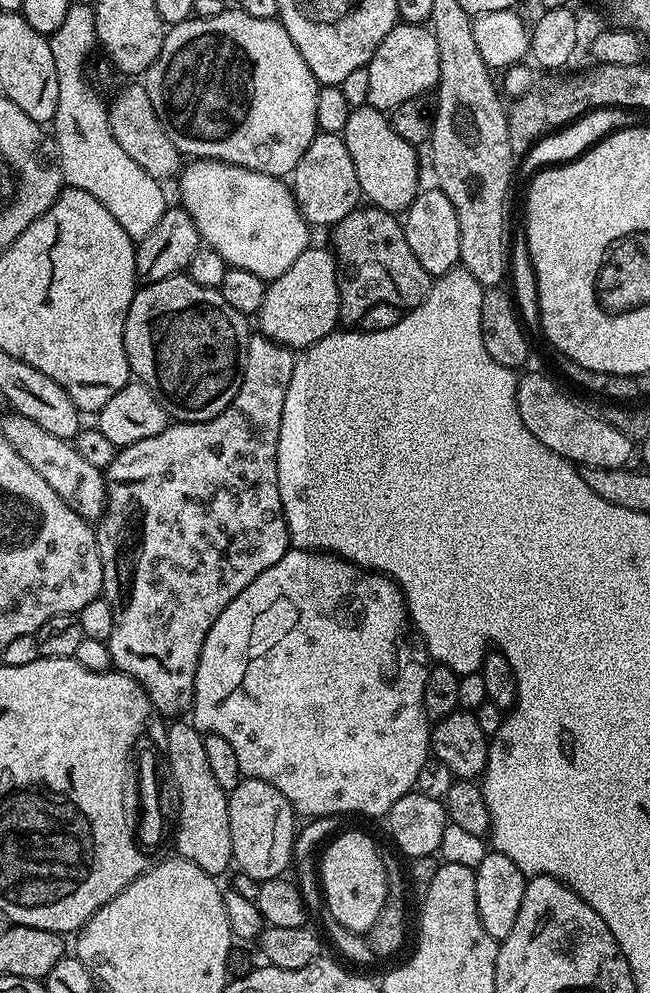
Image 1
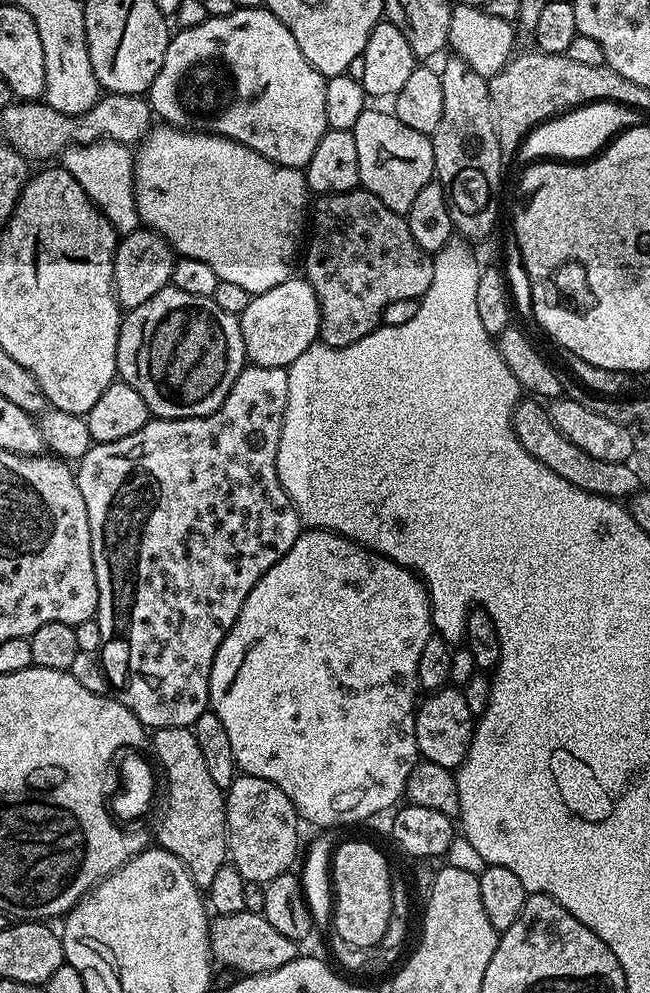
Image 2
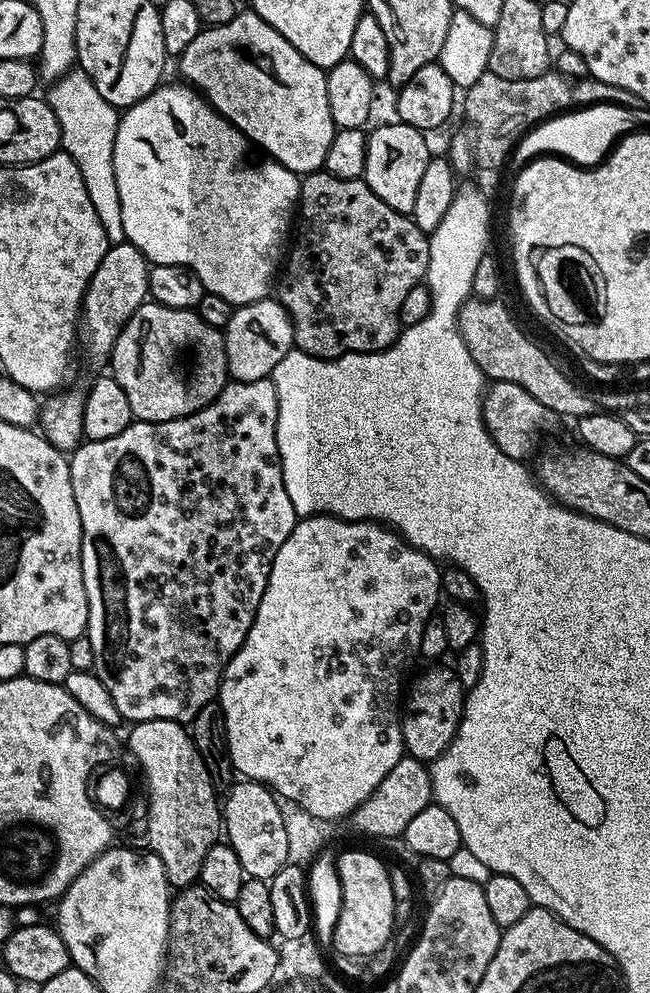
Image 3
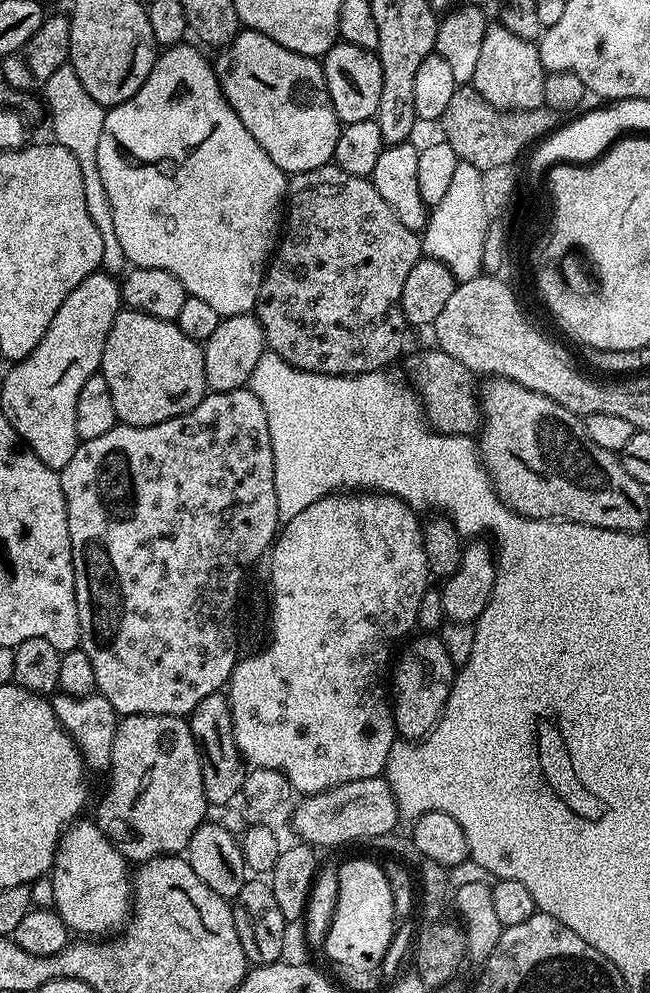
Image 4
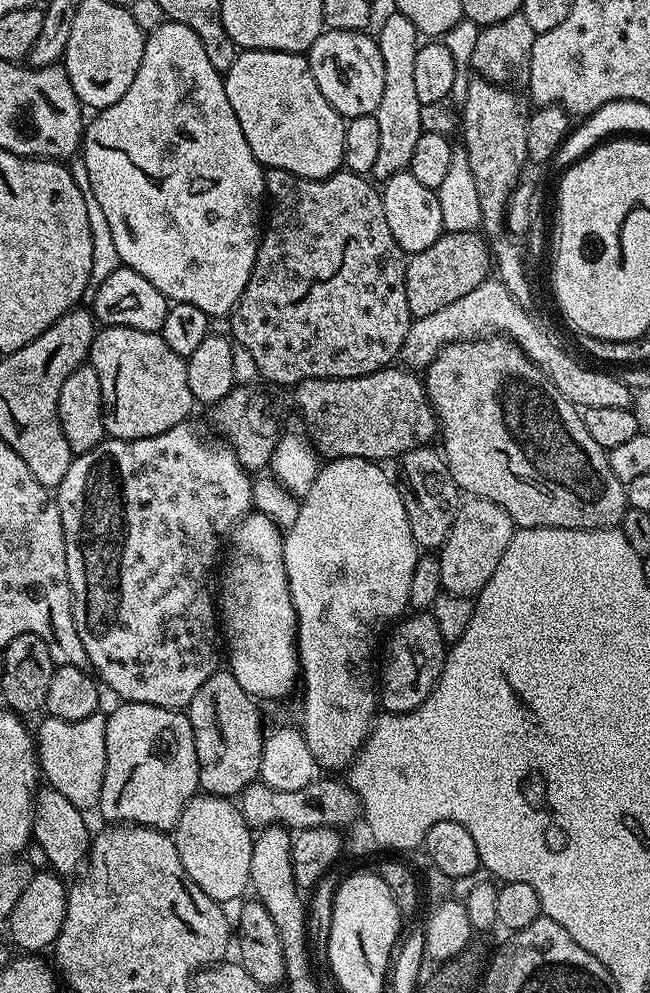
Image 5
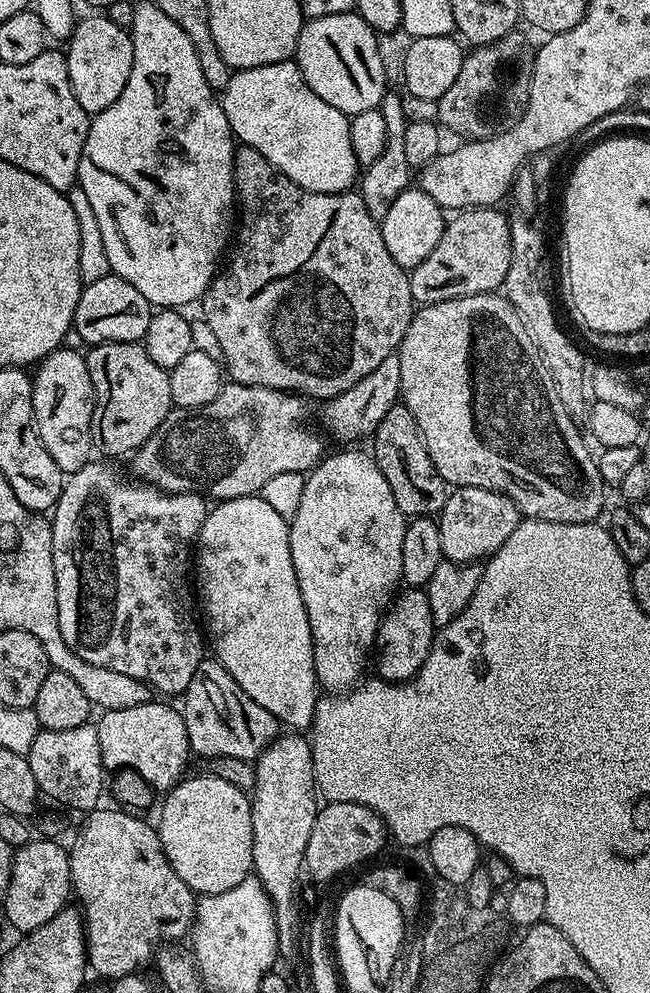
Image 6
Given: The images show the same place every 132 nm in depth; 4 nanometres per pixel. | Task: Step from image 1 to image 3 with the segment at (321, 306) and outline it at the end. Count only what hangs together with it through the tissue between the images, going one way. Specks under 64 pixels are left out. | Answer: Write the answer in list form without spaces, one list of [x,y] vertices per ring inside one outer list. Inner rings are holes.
[[[276,298],[239,305],[222,331],[228,374],[232,380],[258,382],[269,379],[274,366],[278,366],[278,362],[282,362],[282,358],[286,358],[286,354],[294,348],[292,319]]]

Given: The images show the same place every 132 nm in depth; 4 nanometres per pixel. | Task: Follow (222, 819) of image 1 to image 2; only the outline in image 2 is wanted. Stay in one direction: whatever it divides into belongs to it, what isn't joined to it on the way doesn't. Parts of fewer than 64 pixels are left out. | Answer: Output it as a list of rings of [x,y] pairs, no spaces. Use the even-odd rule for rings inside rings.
[[[157,728],[151,733],[150,748],[156,751],[164,767],[163,779],[168,786],[160,832],[158,828],[159,847],[178,857],[186,866],[192,881],[200,889],[206,890],[229,859],[225,793],[214,786],[214,778],[210,778],[206,758],[202,758],[198,738],[194,738],[191,728]]]

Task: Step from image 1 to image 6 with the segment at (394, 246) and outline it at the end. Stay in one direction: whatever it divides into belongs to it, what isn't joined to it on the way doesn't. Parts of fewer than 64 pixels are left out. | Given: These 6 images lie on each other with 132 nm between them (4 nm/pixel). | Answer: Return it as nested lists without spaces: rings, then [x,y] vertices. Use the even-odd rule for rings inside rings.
[[[236,149],[236,199],[238,201],[238,231],[234,236],[234,247],[223,265],[222,271],[212,279],[212,285],[204,292],[202,318],[214,330],[214,338],[218,338],[223,367],[233,381],[246,386],[264,386],[279,392],[291,392],[301,397],[317,396],[320,402],[327,402],[332,397],[350,390],[354,382],[359,382],[379,366],[386,357],[399,349],[402,338],[410,326],[414,315],[414,301],[410,294],[409,273],[390,258],[390,250],[386,250],[386,242],[382,242],[380,226],[376,219],[366,210],[366,202],[359,191],[346,192],[311,192],[298,186],[282,170],[278,170],[258,150]]]

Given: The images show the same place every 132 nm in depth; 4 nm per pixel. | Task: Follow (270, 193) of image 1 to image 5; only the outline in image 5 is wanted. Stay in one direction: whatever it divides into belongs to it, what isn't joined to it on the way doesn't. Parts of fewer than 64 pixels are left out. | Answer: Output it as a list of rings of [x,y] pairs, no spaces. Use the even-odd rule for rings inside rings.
[[[165,19],[162,26],[158,26],[152,32],[147,33],[144,38],[144,49],[142,50],[142,62],[138,65],[138,74],[134,74],[134,82],[130,82],[130,90],[126,90],[126,94],[122,94],[122,98],[118,98],[118,102],[114,102],[114,106],[99,109],[95,113],[96,116],[87,121],[84,130],[84,139],[82,141],[82,158],[86,162],[86,174],[90,174],[90,186],[94,190],[94,198],[96,199],[95,207],[100,208],[100,212],[104,215],[104,224],[108,227],[108,236],[112,239],[112,248],[116,251],[116,256],[121,265],[130,270],[138,270],[138,274],[142,274],[142,278],[146,278],[146,282],[151,282],[154,286],[158,286],[158,290],[162,290],[162,294],[169,302],[177,304],[189,304],[190,306],[198,306],[198,310],[202,310],[210,318],[216,316],[227,317],[235,308],[237,302],[242,298],[242,294],[246,290],[246,286],[250,282],[250,274],[254,270],[254,262],[256,255],[260,249],[260,238],[262,235],[262,208],[260,212],[260,203],[265,203],[266,193],[264,191],[264,173],[266,171],[263,164],[258,162],[258,158],[254,158],[254,154],[250,150],[250,142],[246,142],[246,134],[242,134],[242,126],[238,126],[238,118],[234,114],[234,106],[230,106],[230,98],[226,98],[226,90],[224,89],[224,77],[221,72],[214,70],[214,65],[210,63],[210,57],[206,55],[206,49],[202,47],[202,42],[198,38],[198,34],[194,34],[194,30],[190,30],[190,26],[182,26],[182,22],[177,20]]]

